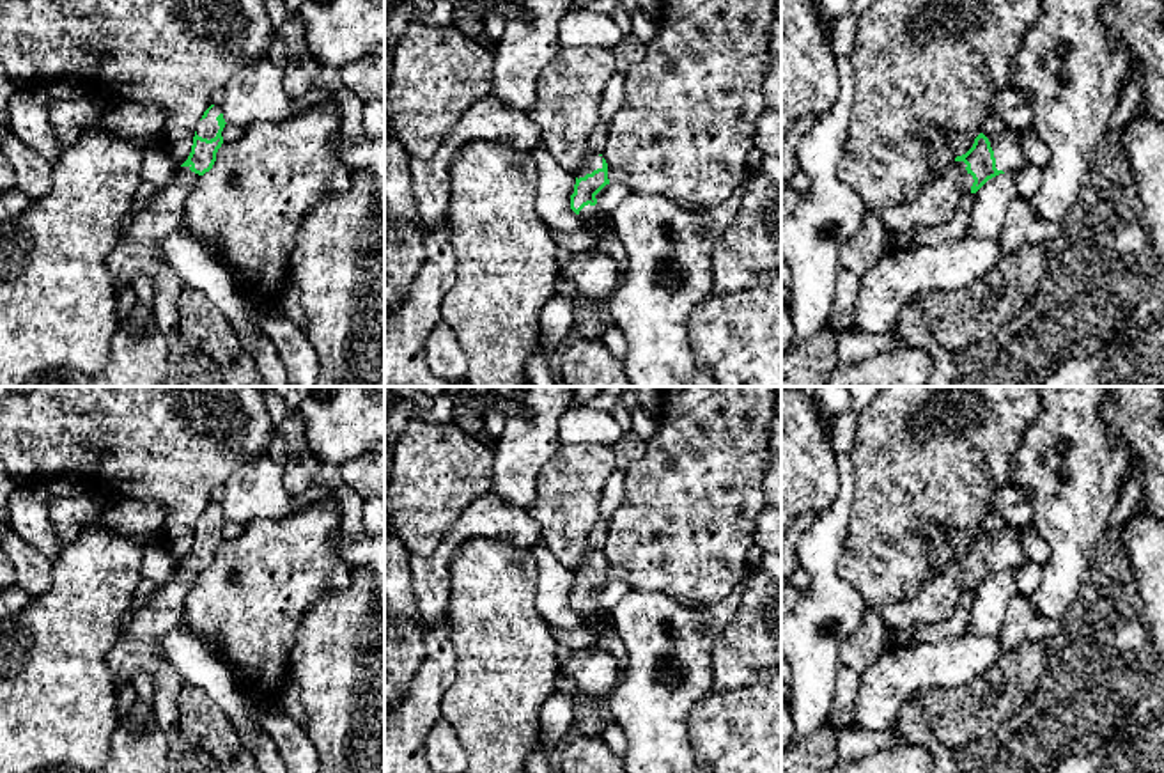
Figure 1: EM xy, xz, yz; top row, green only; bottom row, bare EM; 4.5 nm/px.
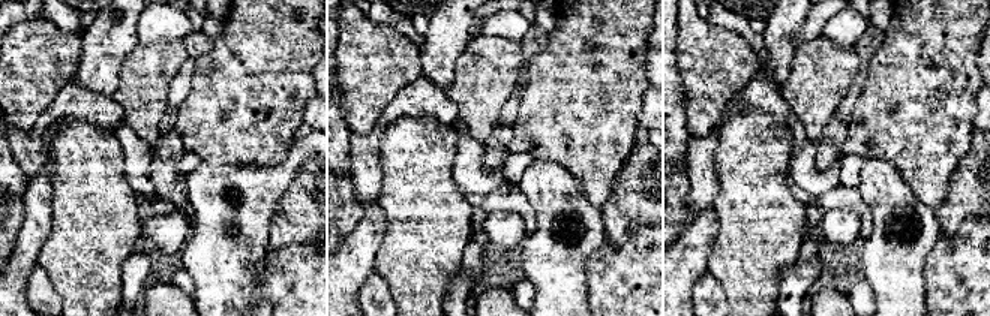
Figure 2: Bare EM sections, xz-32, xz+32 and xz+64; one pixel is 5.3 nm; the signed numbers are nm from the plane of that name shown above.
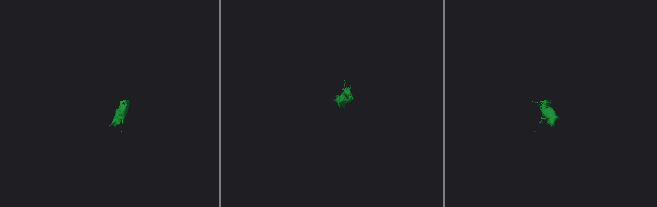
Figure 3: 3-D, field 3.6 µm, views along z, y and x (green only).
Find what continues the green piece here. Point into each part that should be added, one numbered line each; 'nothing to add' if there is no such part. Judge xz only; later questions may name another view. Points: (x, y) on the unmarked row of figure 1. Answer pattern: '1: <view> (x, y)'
1: xz (590, 559)
2: xz (594, 617)

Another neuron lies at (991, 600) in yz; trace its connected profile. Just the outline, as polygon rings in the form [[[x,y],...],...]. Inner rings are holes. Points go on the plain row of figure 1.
[[[1005,569],[989,576],[974,590],[967,633],[999,638],[1005,629],[1008,605],[1017,594],[1015,569]]]

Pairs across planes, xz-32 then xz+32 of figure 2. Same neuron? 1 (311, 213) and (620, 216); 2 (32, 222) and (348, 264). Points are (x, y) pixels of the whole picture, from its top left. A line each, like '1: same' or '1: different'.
1: same
2: same

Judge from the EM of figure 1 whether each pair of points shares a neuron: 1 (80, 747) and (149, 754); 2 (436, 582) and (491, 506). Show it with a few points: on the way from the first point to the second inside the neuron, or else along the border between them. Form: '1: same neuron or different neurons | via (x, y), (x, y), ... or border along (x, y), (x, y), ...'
1: different neurons | border along (121, 718), (107, 754)
2: same neuron | via (438, 562), (445, 548), (472, 523)

